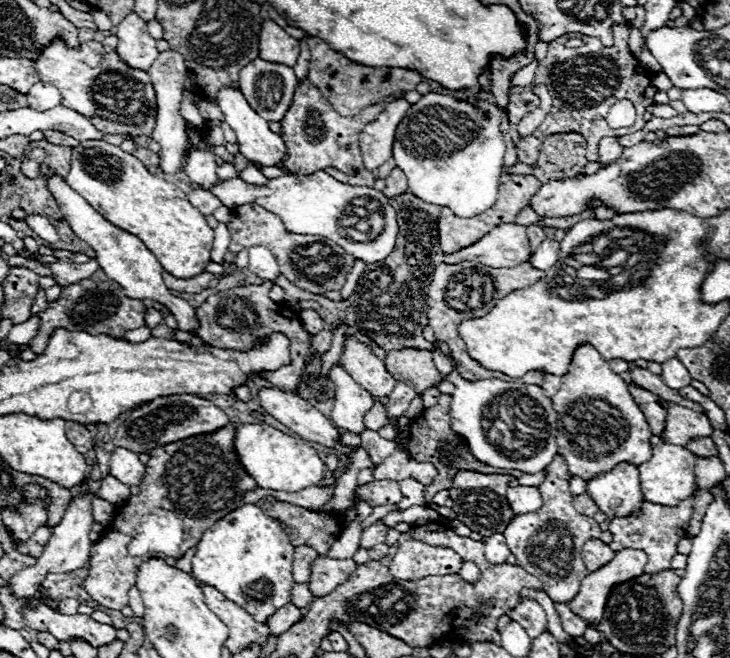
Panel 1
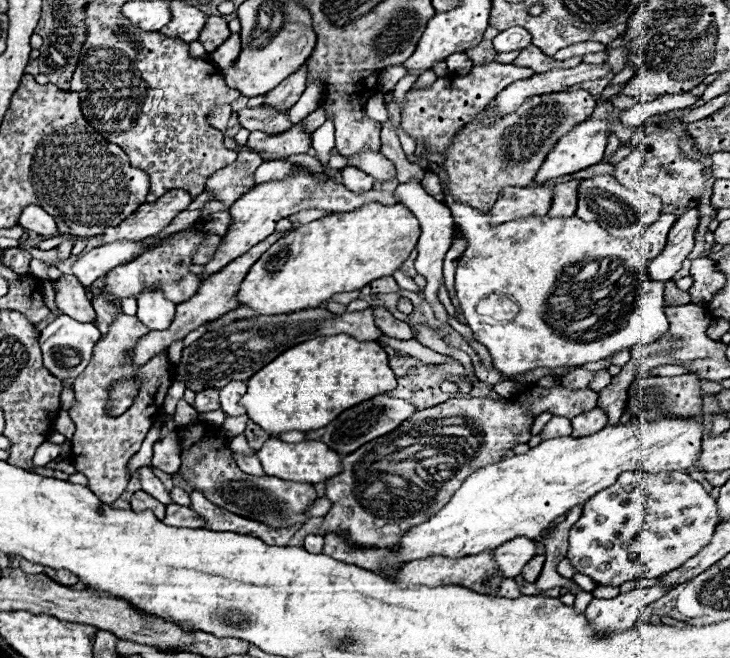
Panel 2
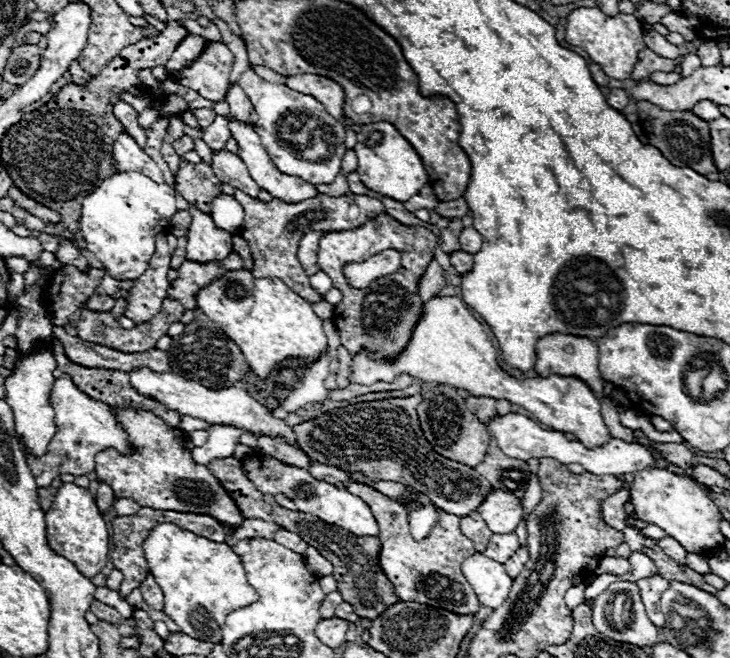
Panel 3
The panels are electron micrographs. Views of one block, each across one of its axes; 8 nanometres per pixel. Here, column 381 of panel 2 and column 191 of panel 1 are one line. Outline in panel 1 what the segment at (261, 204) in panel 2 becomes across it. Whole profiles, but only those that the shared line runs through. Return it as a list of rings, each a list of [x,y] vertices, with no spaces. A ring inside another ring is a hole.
[[[197,188],[188,193],[187,198],[204,214],[204,216],[212,214],[212,212],[220,206],[220,200],[218,200],[214,194],[210,194],[208,190],[203,190],[201,188]]]

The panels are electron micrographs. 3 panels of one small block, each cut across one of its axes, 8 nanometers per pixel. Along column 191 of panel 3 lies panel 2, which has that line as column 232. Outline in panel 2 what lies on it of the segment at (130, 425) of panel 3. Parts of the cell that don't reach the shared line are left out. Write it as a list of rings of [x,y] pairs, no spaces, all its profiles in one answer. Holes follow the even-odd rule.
[[[206,420],[180,426],[176,434],[182,454],[182,466],[178,470],[180,476],[192,488],[200,488],[200,492],[204,492],[204,496],[208,496],[216,506],[238,516],[264,522],[272,528],[288,528],[296,522],[308,520],[304,510],[318,498],[312,484],[288,484],[288,480],[276,480],[274,476],[248,476],[238,468],[236,460],[232,460],[232,450],[224,444],[226,436],[222,428]]]

